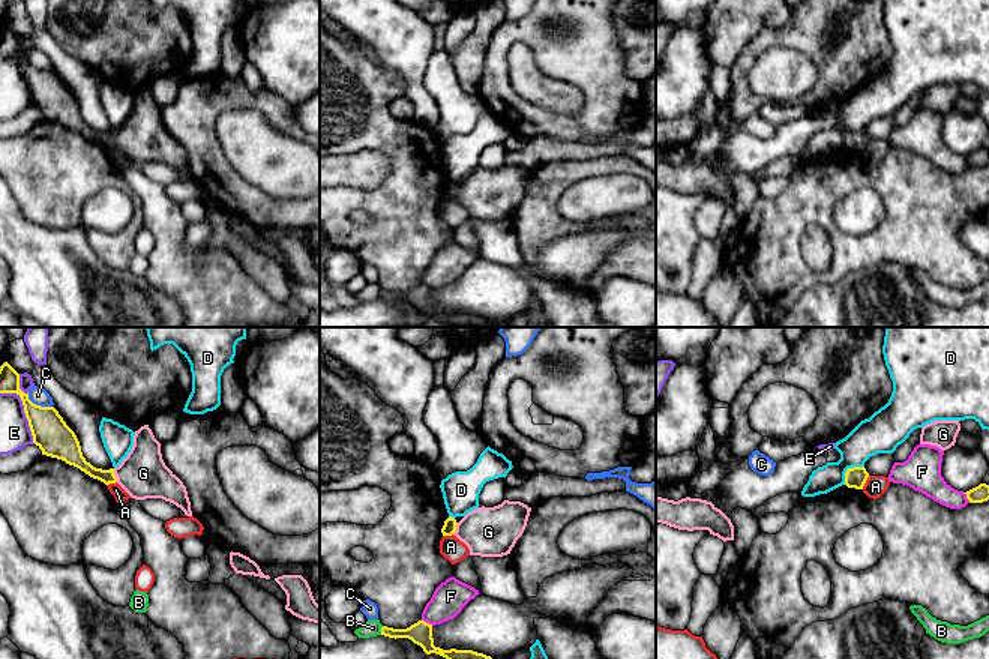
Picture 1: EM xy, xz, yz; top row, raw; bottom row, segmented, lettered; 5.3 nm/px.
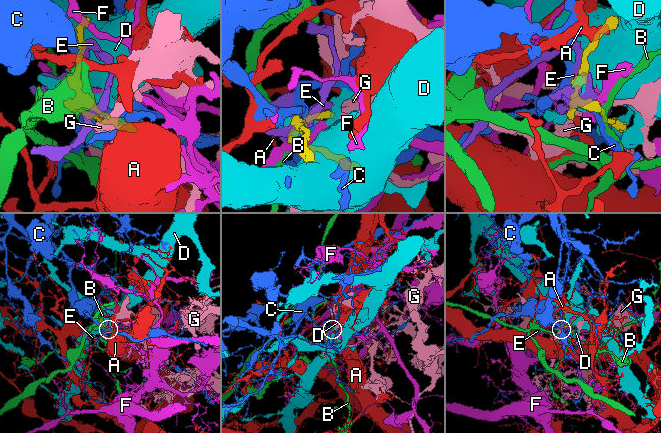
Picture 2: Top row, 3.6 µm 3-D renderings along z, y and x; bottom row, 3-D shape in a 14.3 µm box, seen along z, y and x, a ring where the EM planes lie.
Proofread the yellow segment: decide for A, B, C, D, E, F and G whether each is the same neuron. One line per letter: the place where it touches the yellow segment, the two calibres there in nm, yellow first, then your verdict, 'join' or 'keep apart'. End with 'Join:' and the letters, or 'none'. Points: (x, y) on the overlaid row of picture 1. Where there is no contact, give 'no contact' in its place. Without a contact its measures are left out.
A: yz (865, 482) | 110/110 nm | keep apart
B: xz (381, 631) | 120/90 nm | keep apart
C: xy (38, 406) | 190/90 nm | keep apart
D: yz (848, 469) | 110/200 nm | keep apart
E: xy (24, 412) | 190/160 nm | keep apart
F: xz (428, 623) | 120/180 nm | keep apart
G: xy (114, 475) | 110/260 nm | join
Join: G

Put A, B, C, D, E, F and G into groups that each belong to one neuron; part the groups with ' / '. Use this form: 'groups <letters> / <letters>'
groups A / B / C / D / E / F / G

